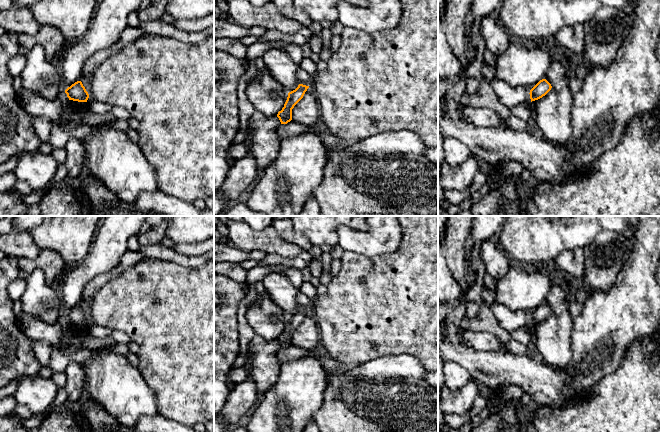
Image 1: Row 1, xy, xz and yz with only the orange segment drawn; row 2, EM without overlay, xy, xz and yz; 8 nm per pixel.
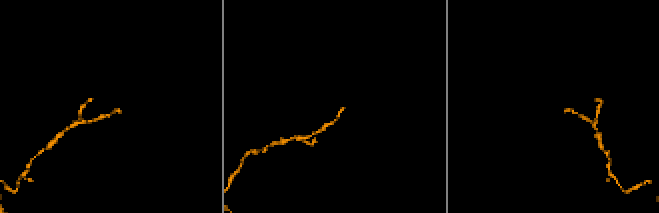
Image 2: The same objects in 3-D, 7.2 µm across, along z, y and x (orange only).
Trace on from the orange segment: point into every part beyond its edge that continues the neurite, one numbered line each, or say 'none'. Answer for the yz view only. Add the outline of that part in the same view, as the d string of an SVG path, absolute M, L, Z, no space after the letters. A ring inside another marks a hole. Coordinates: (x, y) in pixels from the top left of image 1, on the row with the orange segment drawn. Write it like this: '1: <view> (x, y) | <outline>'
none

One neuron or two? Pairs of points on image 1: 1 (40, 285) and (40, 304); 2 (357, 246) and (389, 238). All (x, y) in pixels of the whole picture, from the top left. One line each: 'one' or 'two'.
1: one
2: one

